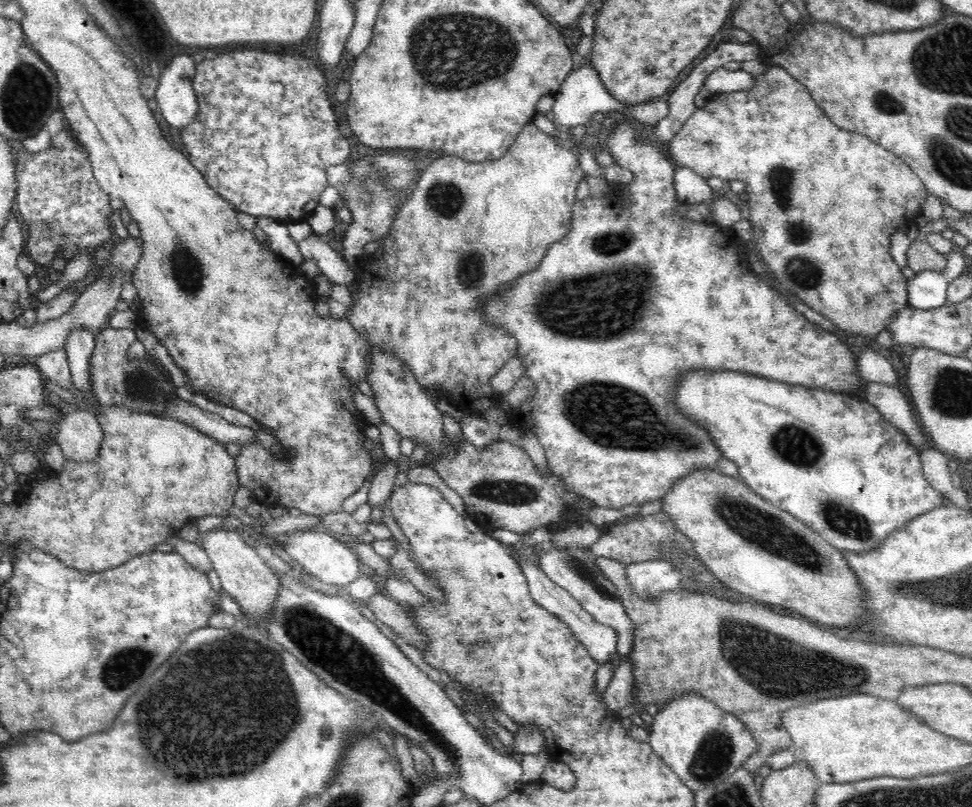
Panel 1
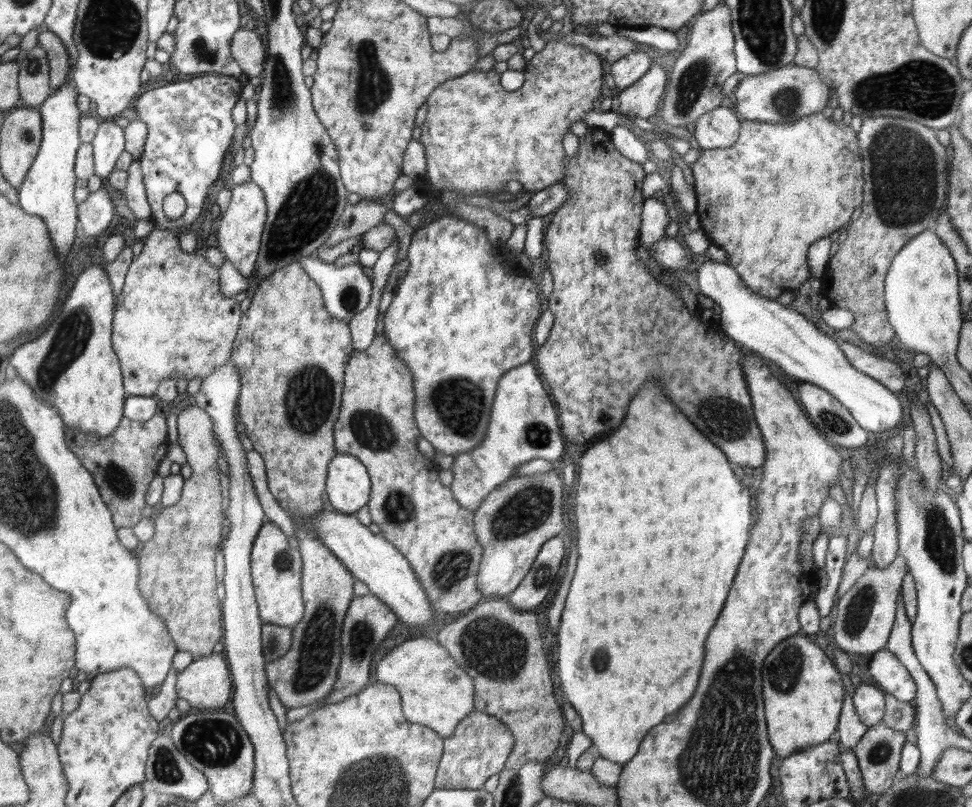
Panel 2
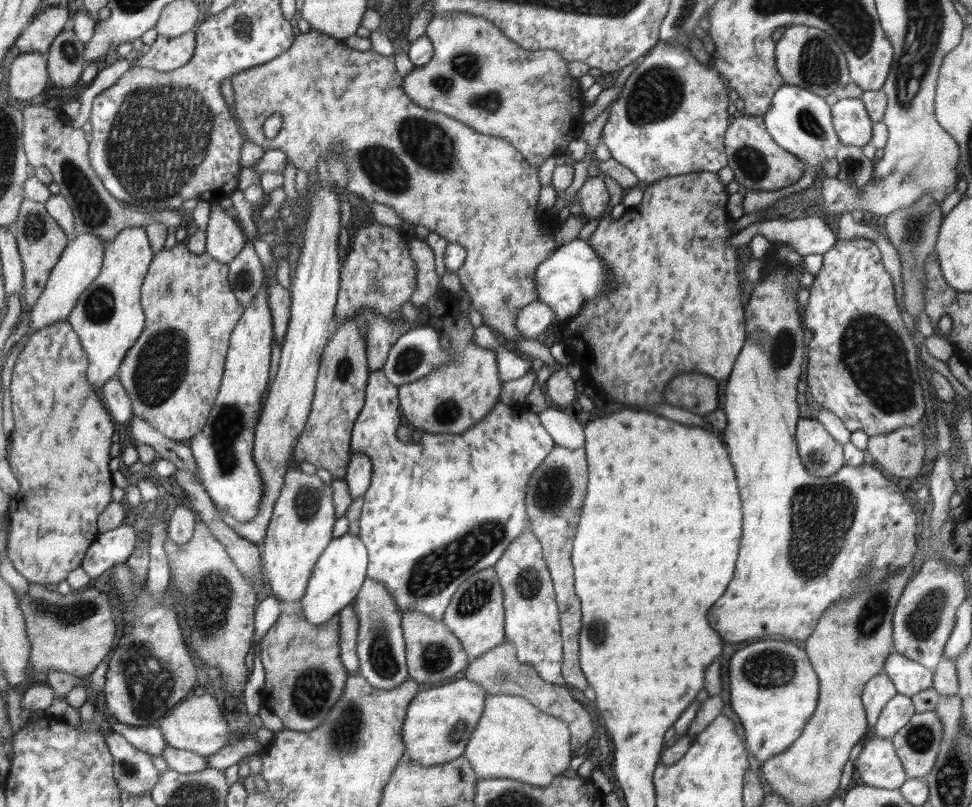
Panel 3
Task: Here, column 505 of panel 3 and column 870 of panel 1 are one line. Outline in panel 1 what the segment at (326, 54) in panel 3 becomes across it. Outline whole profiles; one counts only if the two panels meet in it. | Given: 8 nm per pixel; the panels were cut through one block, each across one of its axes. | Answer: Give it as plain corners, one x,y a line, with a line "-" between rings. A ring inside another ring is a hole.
769,65
767,71
753,76
753,79
755,82
753,87
709,97
706,105
694,111
669,143
672,163
674,166
686,166
706,179
716,176
726,182
732,179
744,182
745,191
749,194
749,221
754,229
753,242
772,276
775,277
776,283
789,290
810,309
826,317
844,333
876,337
890,325
892,317
909,306
907,280
890,255
890,238
902,224
916,223
916,216
920,213
929,192
921,178
900,157
878,145
868,136
842,130
836,123
832,123
820,105
812,99
809,90
786,69

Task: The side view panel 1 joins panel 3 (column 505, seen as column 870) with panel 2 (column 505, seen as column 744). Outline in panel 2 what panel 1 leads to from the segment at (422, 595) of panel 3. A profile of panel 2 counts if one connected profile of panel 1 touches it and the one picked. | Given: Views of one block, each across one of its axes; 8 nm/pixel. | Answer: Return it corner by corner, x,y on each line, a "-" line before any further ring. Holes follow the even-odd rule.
522,364
508,370
500,377
496,398
491,408
486,438
471,451
454,456
451,466
453,481
449,486
458,504
473,513
482,501
515,476
517,468
534,458
544,458
562,464
564,442
555,404
548,397
538,378
538,370
532,364

